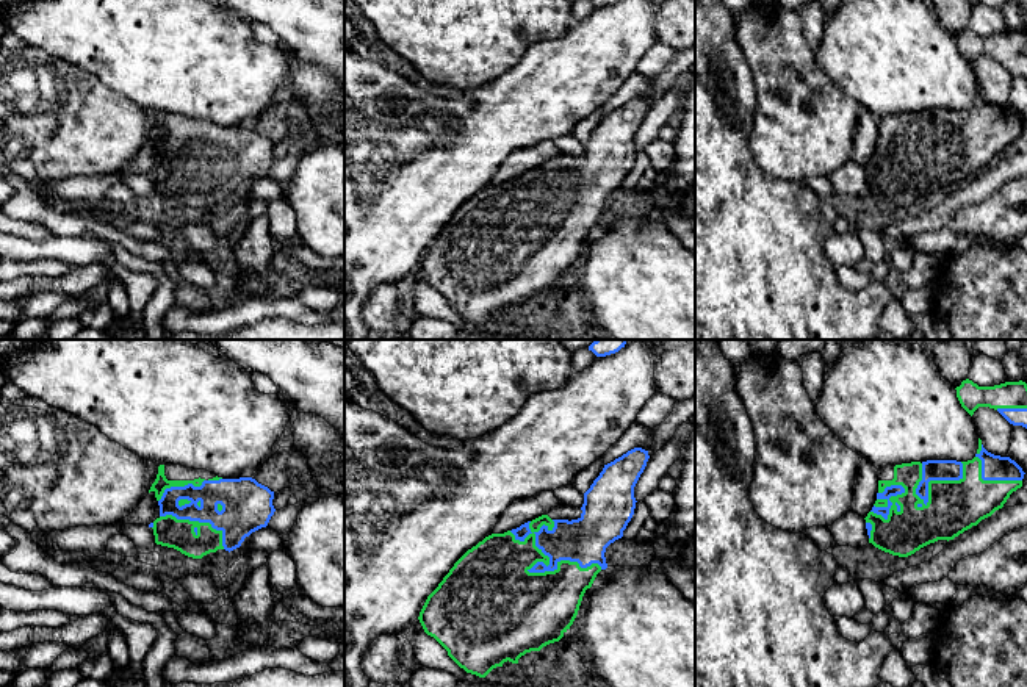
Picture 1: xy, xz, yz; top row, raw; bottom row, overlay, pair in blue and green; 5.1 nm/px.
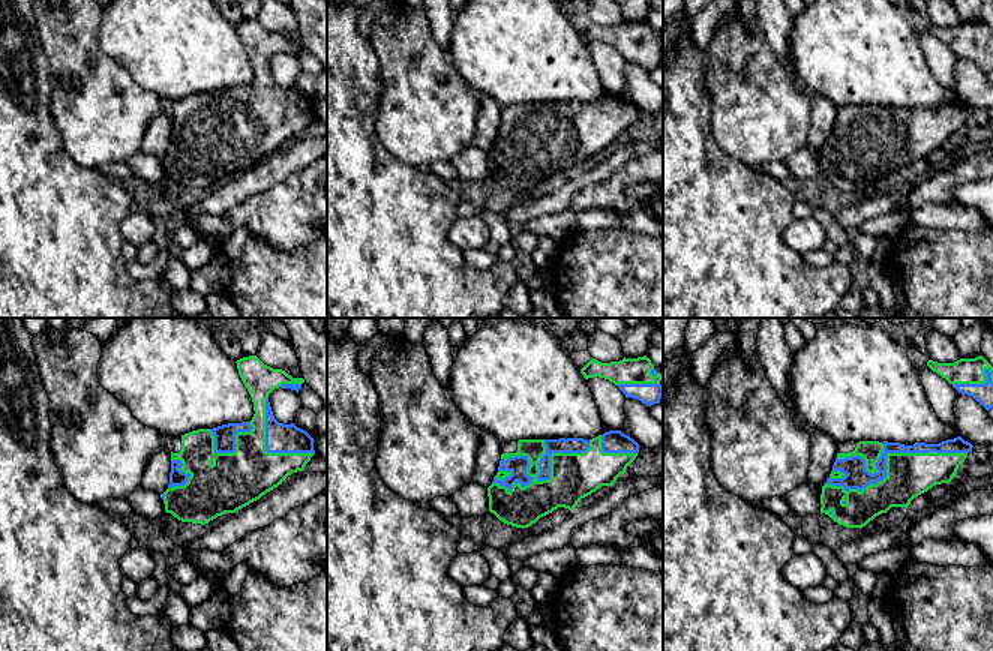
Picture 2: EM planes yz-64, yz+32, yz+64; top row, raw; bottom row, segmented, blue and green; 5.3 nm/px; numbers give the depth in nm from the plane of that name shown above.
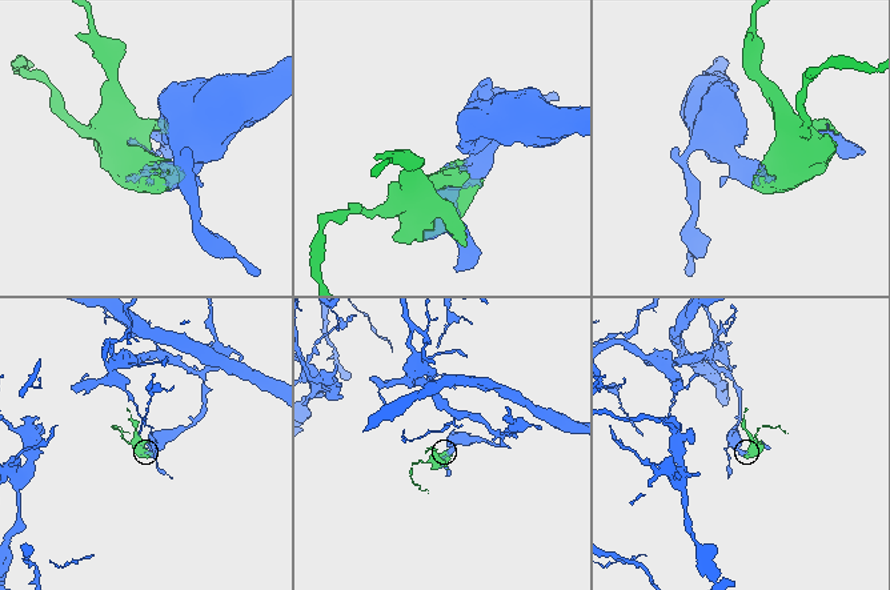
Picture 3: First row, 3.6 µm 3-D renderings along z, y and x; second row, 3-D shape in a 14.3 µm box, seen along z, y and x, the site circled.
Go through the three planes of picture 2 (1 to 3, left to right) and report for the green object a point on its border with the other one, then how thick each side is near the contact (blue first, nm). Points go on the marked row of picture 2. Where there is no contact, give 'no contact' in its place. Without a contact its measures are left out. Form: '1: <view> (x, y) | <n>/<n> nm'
1: yz-64 (266, 447) | 160/300 nm
2: yz+32 (522, 486) | 100/220 nm
3: yz+64 (887, 453) | 130/240 nm

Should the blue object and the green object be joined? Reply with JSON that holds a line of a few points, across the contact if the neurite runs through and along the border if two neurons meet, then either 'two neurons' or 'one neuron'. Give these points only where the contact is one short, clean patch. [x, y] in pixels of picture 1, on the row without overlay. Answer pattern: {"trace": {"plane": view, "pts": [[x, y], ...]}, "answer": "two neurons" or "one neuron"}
{"answer": "one neuron"}

